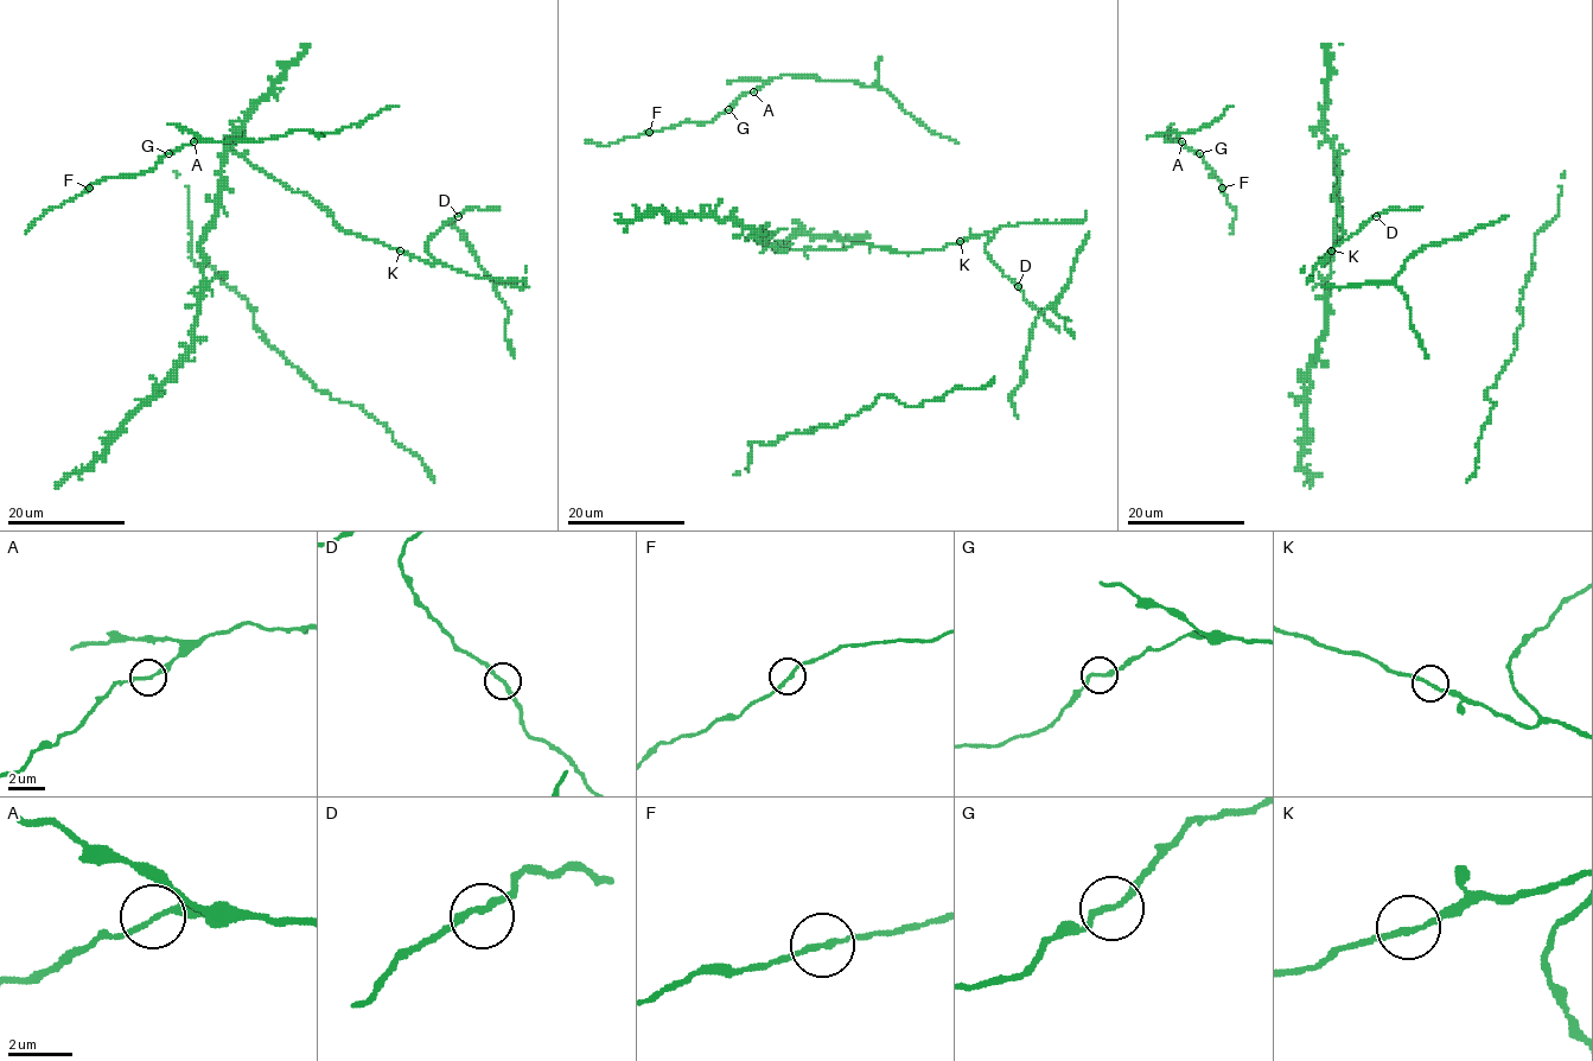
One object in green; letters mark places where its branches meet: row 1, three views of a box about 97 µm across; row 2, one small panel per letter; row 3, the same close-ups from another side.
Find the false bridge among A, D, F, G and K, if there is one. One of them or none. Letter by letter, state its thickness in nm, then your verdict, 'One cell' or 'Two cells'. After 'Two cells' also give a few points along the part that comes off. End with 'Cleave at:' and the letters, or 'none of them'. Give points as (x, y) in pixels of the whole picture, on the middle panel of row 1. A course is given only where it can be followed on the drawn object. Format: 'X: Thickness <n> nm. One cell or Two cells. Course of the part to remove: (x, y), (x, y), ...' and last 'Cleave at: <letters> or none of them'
A: Thickness 170 nm. One cell
D: Thickness 190 nm. One cell
F: Thickness 160 nm. One cell
G: Thickness 180 nm. One cell
K: Thickness 170 nm. One cell
Cleave at: none of them

